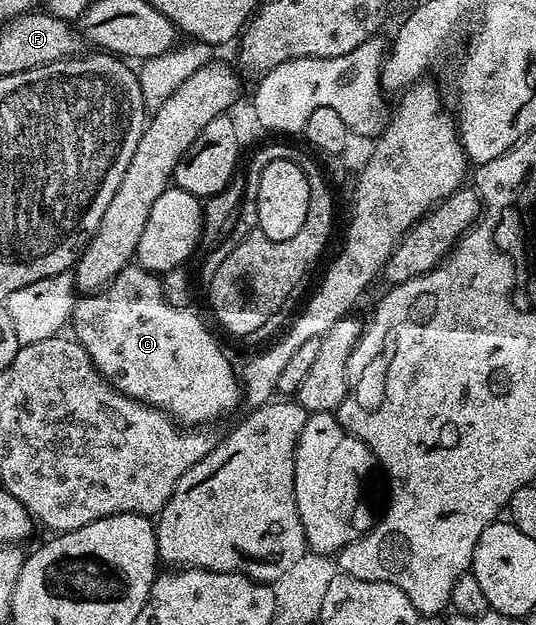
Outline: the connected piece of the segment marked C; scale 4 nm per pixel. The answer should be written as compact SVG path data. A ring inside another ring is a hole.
M129 266L123 268L113 280L101 288L99 292L84 294L73 303L72 318L70 321L71 331L74 333L75 340L83 346L86 354L90 354L90 358L94 362L94 366L100 375L108 381L112 387L116 388L124 396L129 396L142 404L148 404L151 408L158 408L161 412L165 412L167 416L171 416L177 424L181 426L208 426L219 416L224 416L227 412L232 412L236 408L236 403L241 403L242 400L242 384L238 379L238 372L232 369L232 364L228 361L226 353L220 349L220 344L214 337L208 333L208 328L192 313L191 307L186 308L171 308L166 302L166 298L162 294L162 286L160 285L160 276L154 272L148 272L139 266Z

